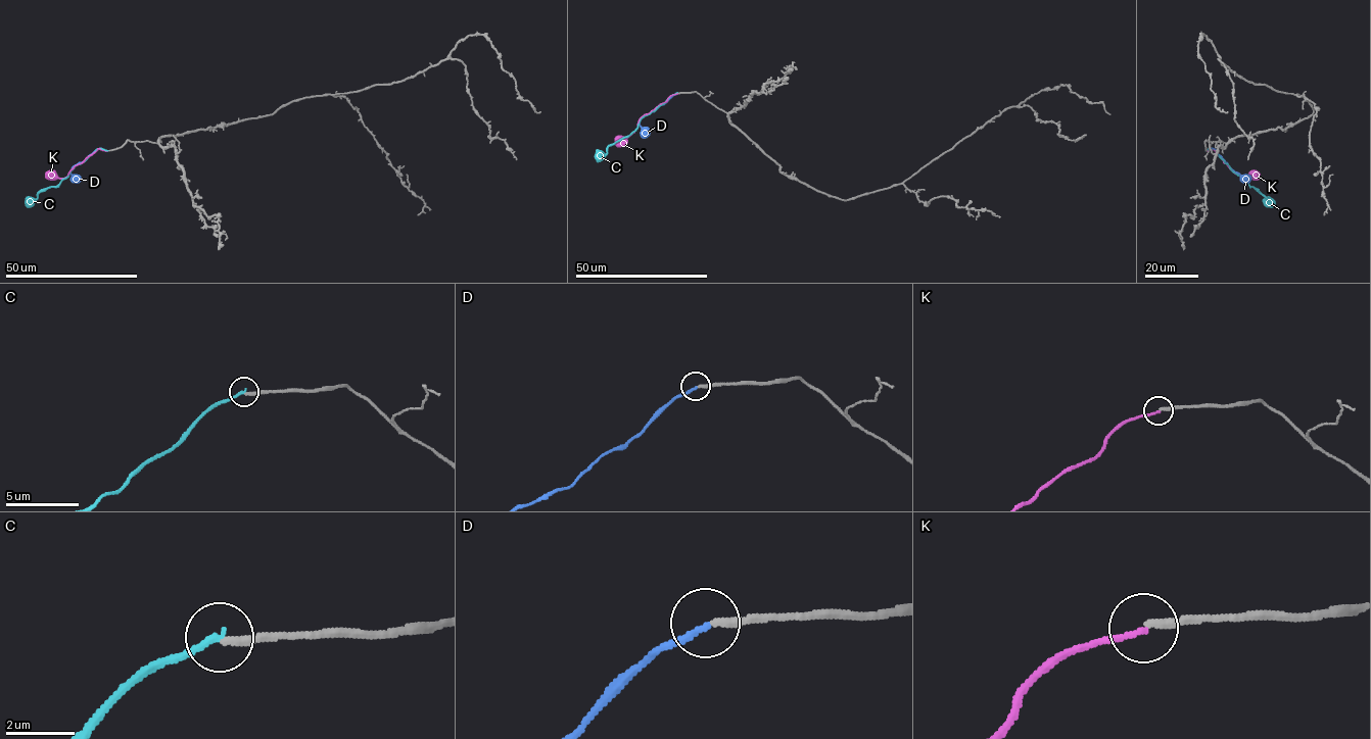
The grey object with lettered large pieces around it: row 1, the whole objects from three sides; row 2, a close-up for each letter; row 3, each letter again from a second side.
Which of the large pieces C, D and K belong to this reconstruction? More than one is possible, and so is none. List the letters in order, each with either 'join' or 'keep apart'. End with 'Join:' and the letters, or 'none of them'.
C: keep apart
D: join
K: keep apart
Join: D

